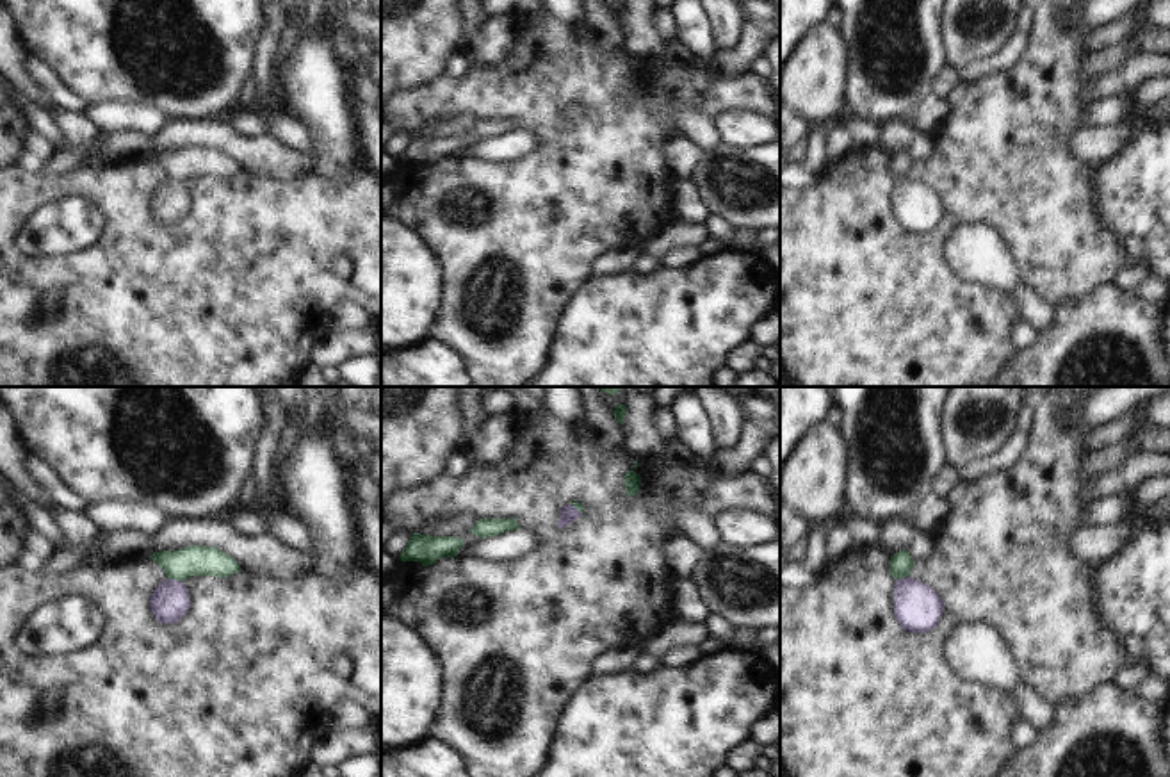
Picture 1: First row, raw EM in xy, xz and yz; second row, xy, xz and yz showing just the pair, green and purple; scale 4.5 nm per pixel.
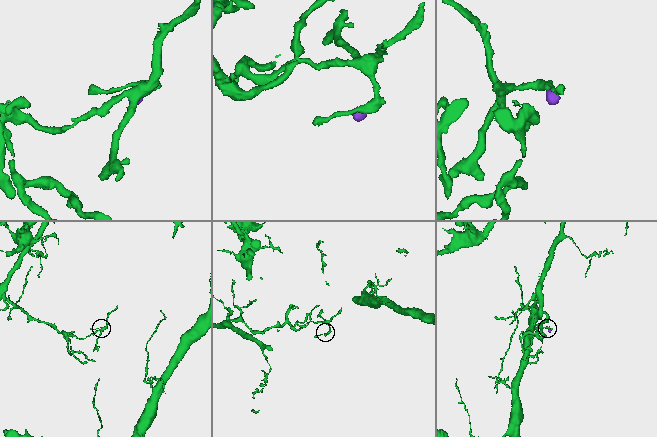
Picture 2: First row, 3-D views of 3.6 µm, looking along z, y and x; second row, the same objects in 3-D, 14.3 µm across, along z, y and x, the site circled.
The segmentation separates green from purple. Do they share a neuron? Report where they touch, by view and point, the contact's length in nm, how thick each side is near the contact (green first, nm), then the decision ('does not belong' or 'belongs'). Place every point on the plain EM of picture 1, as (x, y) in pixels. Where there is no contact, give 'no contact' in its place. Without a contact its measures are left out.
xy (175, 179) | 70 nm | 140/180 nm | belongs

